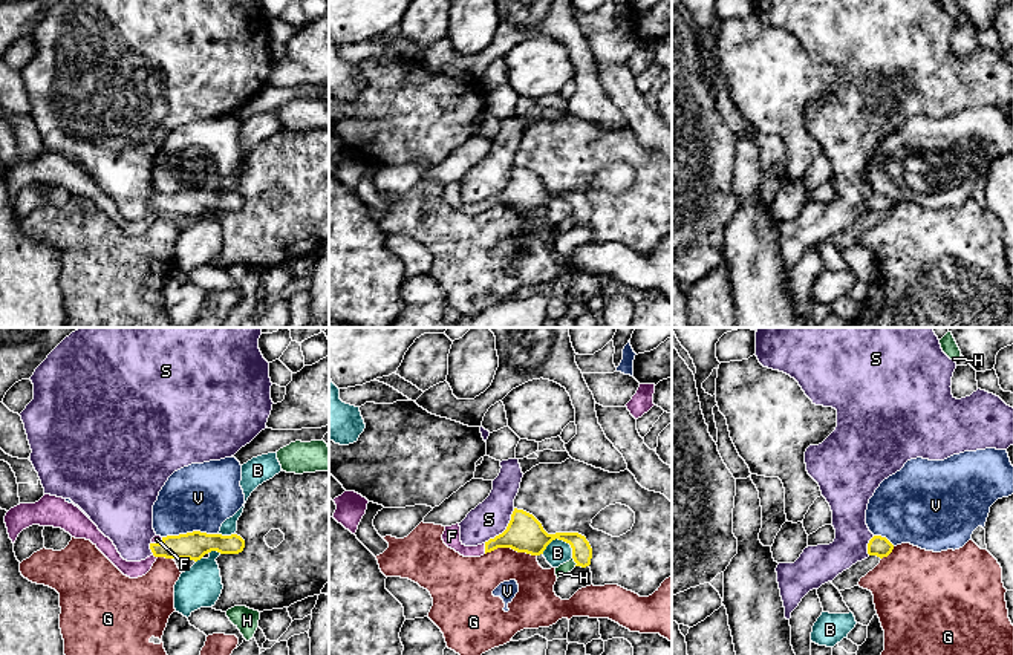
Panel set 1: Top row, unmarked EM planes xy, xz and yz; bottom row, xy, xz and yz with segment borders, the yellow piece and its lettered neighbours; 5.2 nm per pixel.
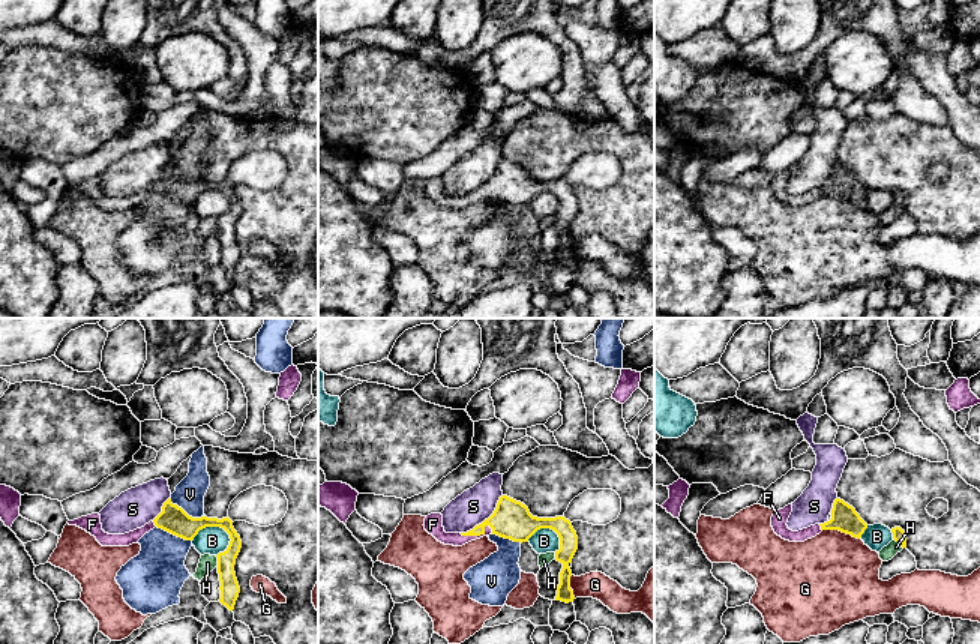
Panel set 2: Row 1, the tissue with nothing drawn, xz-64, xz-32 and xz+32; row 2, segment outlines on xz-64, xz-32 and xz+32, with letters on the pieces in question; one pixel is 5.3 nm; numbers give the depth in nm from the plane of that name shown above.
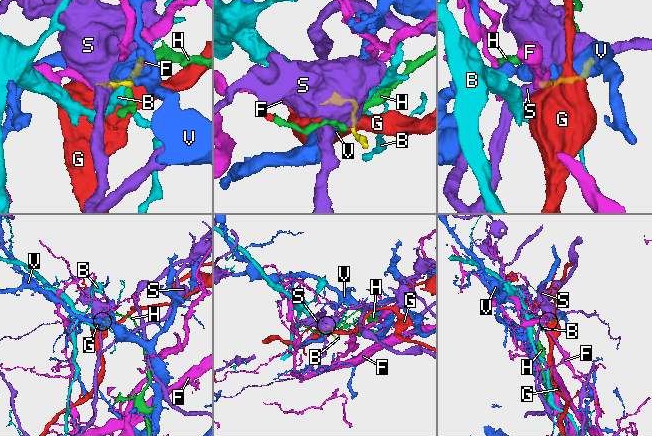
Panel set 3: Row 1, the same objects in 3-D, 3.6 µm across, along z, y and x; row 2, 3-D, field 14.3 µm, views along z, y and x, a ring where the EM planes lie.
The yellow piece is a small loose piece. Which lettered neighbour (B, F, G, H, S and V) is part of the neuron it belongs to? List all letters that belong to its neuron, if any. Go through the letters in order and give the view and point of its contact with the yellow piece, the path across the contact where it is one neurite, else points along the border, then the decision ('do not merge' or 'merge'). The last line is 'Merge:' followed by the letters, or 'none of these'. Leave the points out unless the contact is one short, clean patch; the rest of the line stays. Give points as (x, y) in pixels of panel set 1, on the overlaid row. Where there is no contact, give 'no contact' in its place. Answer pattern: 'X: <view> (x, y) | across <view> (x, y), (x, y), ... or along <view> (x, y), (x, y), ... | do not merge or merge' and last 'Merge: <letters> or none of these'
B: xz (556, 537) | along xz (573, 548), (554, 539), (542, 553) | do not merge
F: xz (485, 548) | across xz (524, 533), (485, 548), (462, 550), (452, 536) | merge
G: xz (511, 548) | do not merge
H: xz (574, 560) | along xz (573, 557), (576, 565) | do not merge
S: xz (505, 530) | along xz (514, 508), (508, 525), (484, 542) | do not merge
V: xy (190, 533) | along xy (218, 533), (187, 531), (162, 537) | do not merge
Merge: F

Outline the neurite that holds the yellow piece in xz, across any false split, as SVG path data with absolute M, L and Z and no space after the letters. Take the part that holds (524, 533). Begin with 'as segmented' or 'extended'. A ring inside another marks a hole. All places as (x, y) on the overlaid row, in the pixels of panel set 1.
extended | M514 508L506 530L477 546L465 546L461 542L459 523L445 526L442 534L444 543L464 557L480 557L497 548L511 548L517 552L540 556L552 540L563 540L572 548L575 566L586 568L591 565L592 548L585 536L578 533L555 533L548 534L542 523L529 513Z

